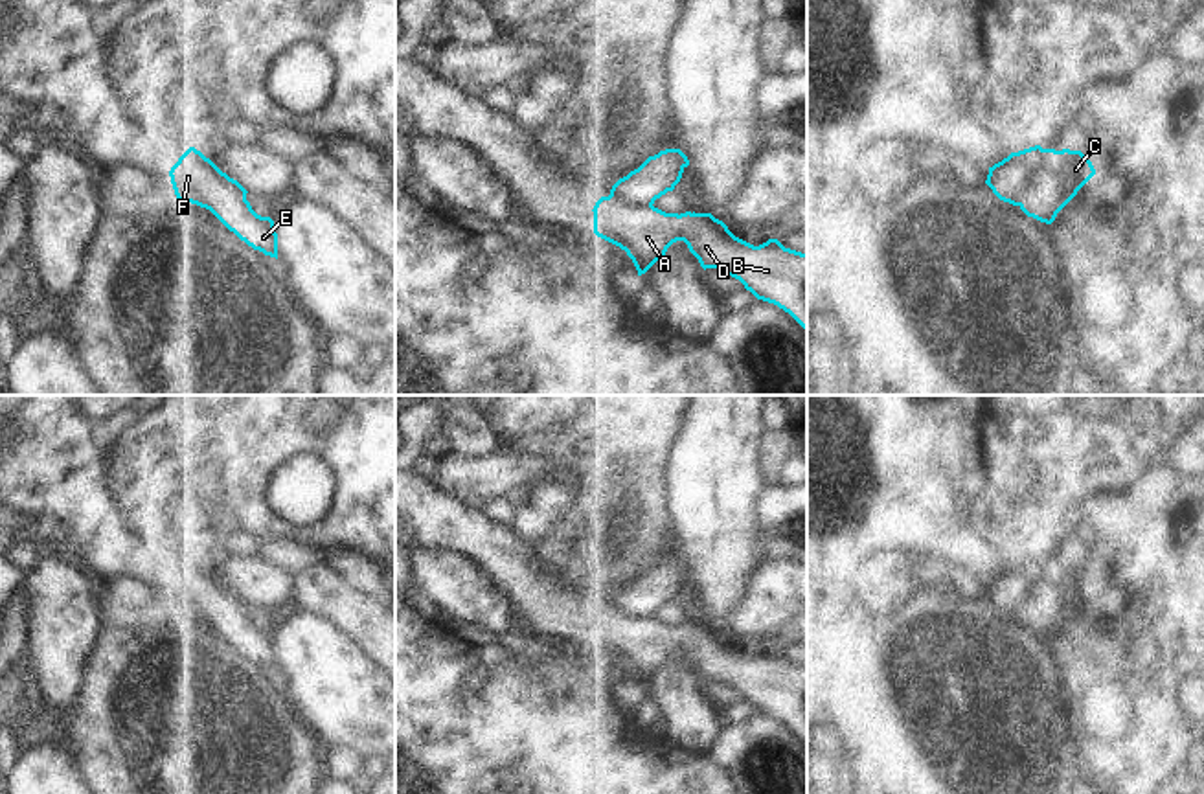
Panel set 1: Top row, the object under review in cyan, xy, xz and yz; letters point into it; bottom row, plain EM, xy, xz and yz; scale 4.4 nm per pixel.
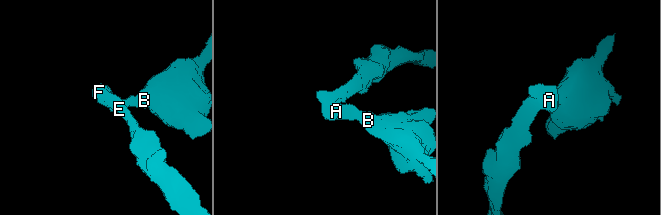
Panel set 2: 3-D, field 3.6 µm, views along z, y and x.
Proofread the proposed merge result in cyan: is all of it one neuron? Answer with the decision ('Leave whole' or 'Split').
Split.

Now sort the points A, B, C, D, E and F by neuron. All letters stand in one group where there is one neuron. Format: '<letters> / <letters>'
A B C D / E F

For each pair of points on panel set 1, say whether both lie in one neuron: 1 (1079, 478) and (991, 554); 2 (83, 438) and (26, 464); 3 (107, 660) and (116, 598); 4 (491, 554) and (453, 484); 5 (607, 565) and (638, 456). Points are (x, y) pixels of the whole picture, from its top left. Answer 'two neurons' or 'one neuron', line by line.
1: two neurons
2: one neuron
3: two neurons
4: two neurons
5: one neuron

